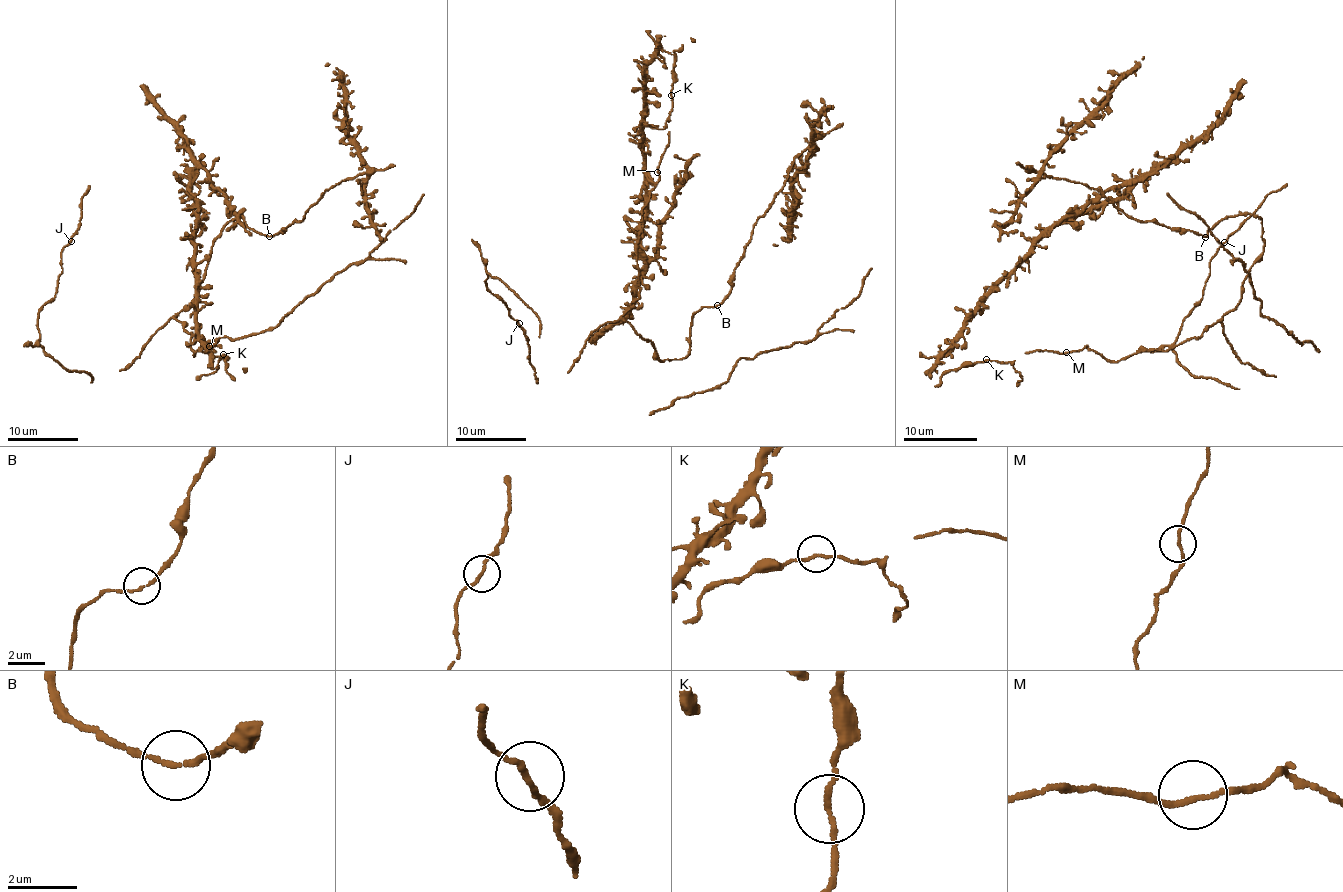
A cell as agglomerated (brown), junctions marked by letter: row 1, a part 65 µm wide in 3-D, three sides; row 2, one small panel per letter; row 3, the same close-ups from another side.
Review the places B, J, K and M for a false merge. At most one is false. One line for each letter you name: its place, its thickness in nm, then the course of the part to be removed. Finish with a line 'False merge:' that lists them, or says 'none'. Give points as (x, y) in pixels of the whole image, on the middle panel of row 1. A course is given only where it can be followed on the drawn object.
False merge: none

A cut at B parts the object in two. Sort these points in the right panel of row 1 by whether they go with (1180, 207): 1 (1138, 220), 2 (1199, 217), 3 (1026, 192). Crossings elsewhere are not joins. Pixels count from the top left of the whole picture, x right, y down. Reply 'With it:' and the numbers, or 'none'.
With it: 2, 3

